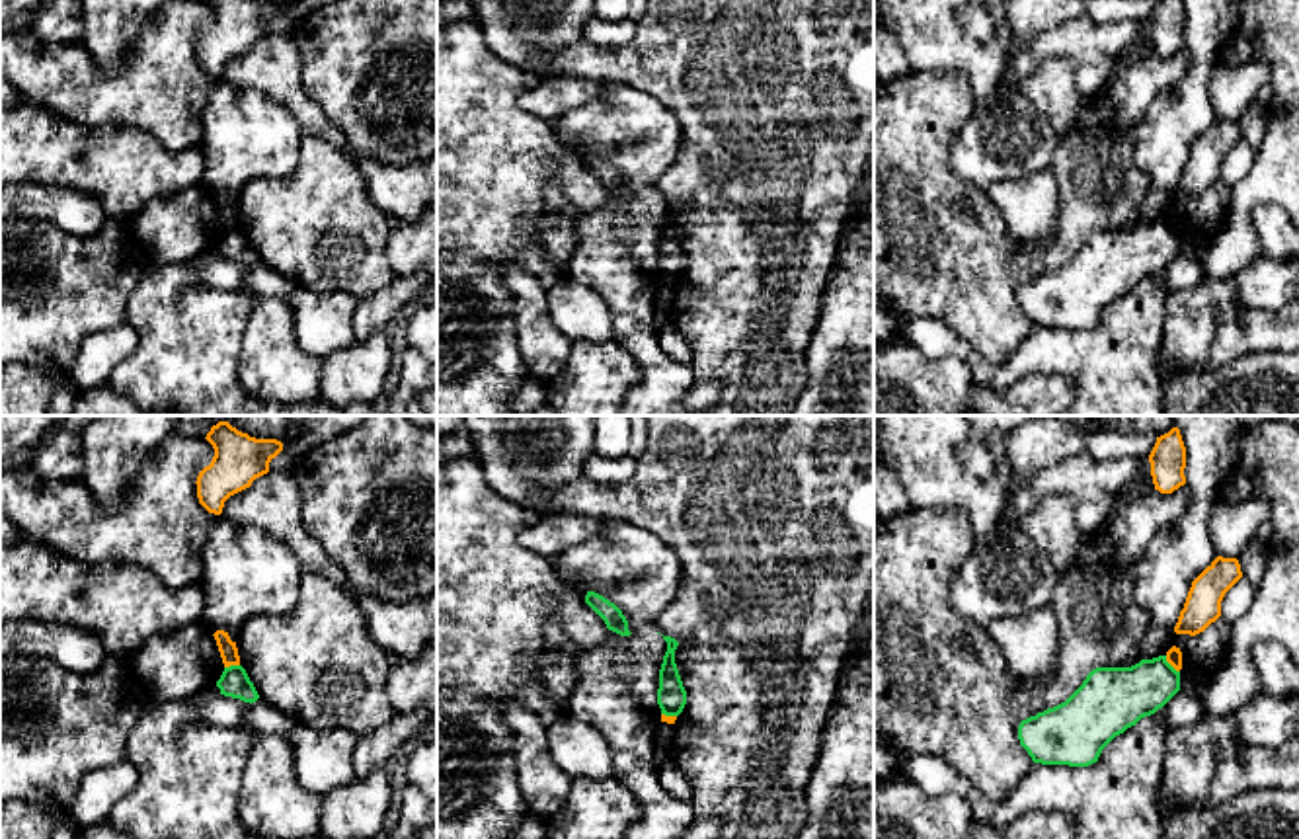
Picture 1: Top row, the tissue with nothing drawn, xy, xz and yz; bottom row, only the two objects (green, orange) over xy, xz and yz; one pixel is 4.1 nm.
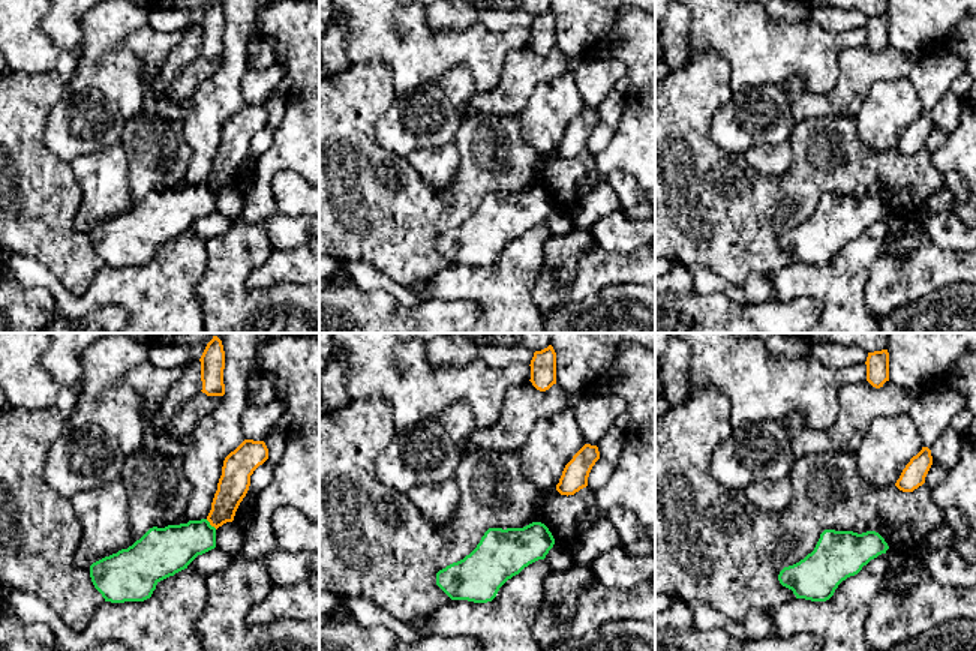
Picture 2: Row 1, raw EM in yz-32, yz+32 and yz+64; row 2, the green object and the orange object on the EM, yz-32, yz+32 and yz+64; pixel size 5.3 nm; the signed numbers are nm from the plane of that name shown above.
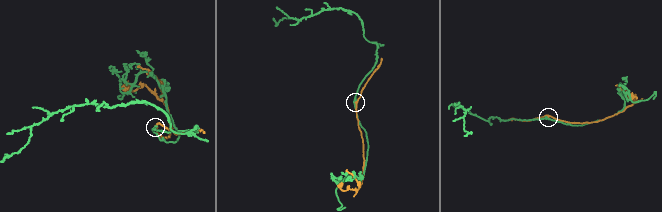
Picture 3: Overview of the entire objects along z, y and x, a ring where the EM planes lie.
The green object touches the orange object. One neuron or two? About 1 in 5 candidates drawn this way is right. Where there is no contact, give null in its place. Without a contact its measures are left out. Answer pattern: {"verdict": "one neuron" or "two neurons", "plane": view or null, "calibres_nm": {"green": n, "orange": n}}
{"verdict": "two neurons", "plane": "yz", "calibres_nm": {"green": 260, "orange": 60}}

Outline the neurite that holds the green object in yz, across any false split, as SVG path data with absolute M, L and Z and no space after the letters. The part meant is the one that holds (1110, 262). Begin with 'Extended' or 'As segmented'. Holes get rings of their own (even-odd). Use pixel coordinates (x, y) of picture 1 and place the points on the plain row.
As segmented. M1166 219L1131 230L1096 230L1061 267L1020 285L1018 302L1034 326L1088 330L1102 312L1180 254Z

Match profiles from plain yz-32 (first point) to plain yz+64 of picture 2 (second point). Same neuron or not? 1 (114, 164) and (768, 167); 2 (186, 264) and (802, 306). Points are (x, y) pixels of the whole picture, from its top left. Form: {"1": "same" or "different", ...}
{"1": "same", "2": "different"}

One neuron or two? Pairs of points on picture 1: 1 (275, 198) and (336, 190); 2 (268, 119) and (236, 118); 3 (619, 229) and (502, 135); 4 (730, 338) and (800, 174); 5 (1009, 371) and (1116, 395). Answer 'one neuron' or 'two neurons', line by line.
1: one neuron
2: one neuron
3: two neurons
4: one neuron
5: one neuron

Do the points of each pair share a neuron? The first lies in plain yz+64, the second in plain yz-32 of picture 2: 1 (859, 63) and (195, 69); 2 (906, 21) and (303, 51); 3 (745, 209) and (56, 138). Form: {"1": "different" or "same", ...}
{"1": "same", "2": "different", "3": "different"}

